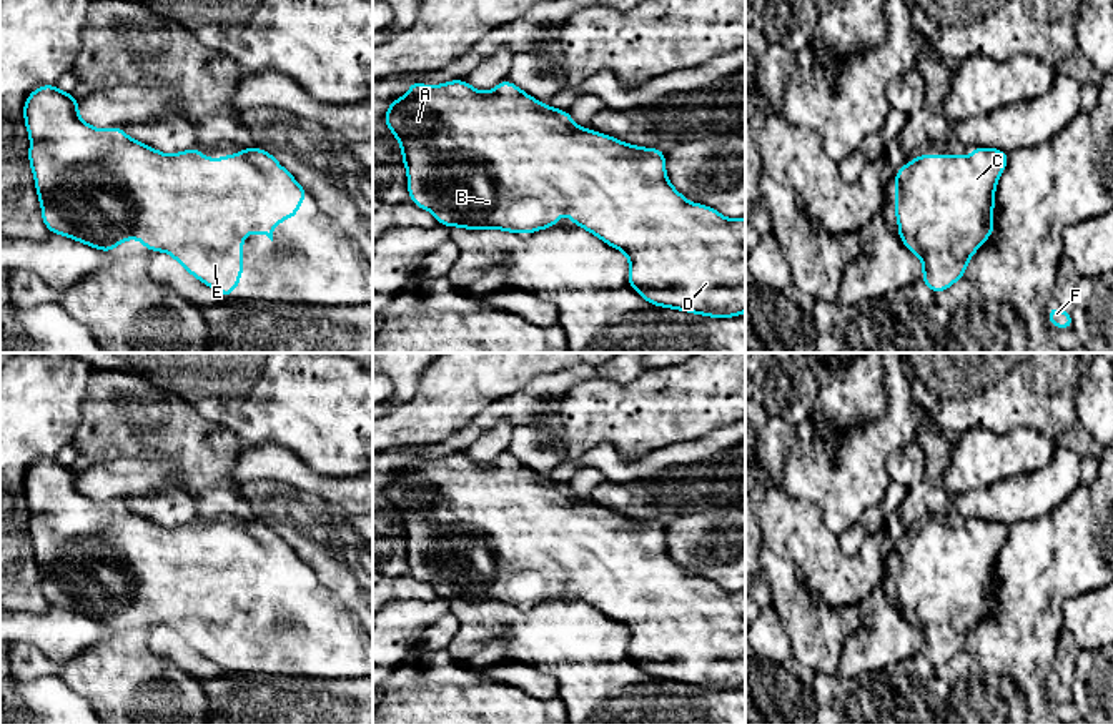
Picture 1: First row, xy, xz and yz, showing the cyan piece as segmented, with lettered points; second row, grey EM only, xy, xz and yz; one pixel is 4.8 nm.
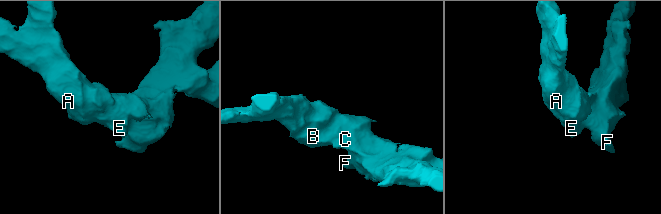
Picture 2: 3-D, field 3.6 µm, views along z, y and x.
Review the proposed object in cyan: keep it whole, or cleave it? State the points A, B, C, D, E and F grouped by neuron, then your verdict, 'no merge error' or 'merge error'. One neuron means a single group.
A B C D E F | no merge error

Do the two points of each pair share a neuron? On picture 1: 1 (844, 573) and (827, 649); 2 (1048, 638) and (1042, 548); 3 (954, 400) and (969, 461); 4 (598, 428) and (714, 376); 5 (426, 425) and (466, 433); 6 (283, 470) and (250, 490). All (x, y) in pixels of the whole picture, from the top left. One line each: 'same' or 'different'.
1: different
2: same
3: different
4: same
5: different
6: different

